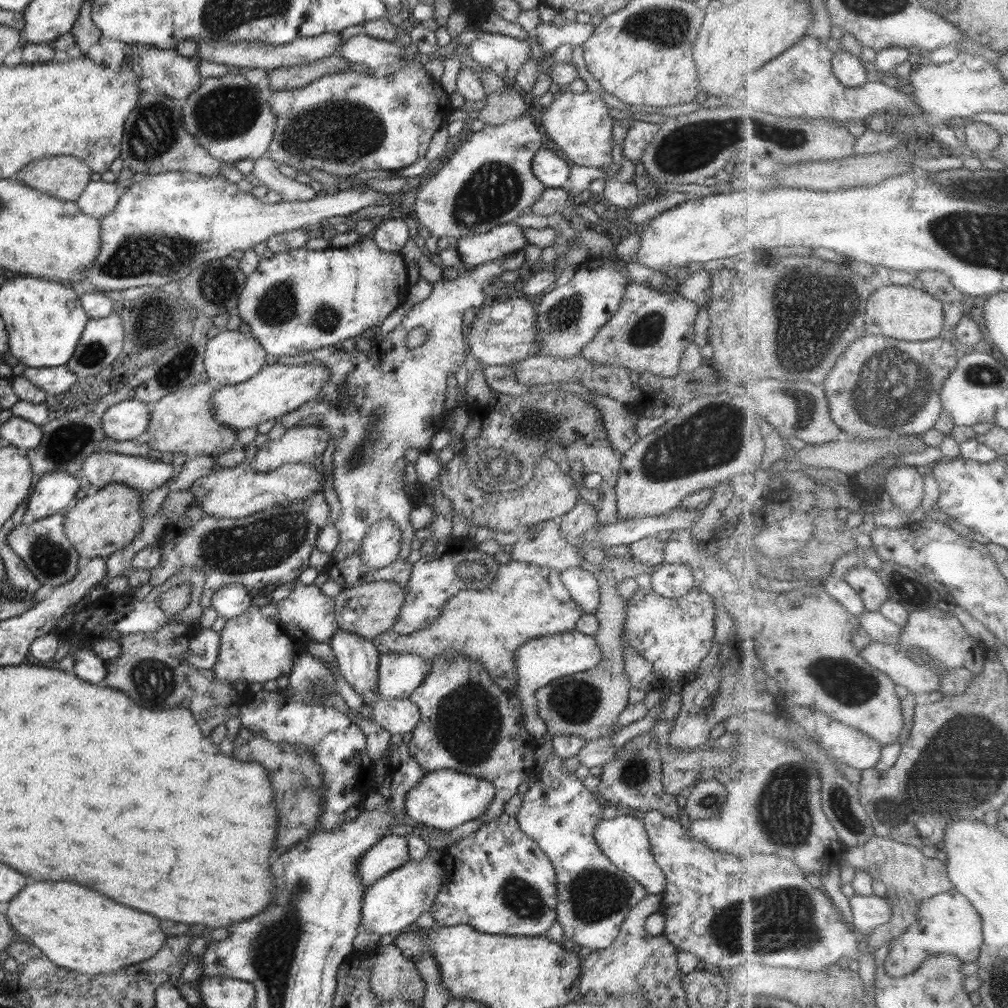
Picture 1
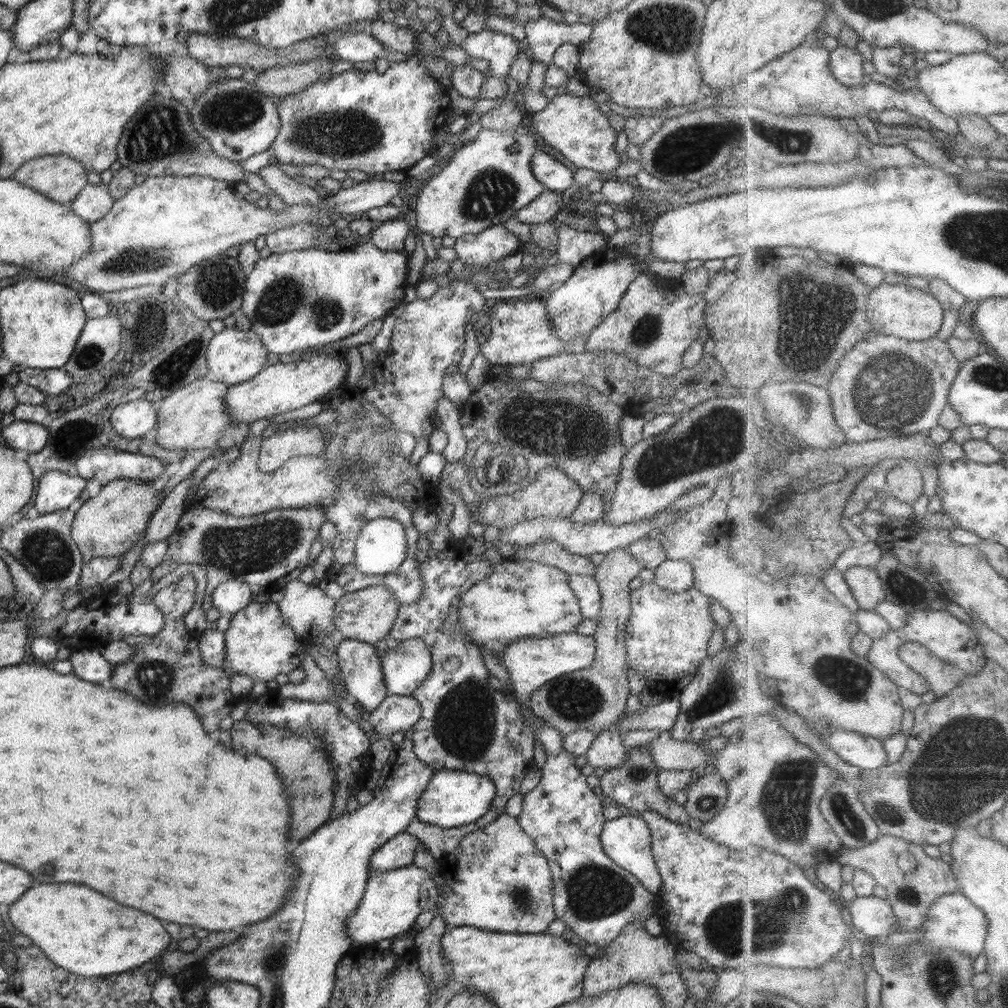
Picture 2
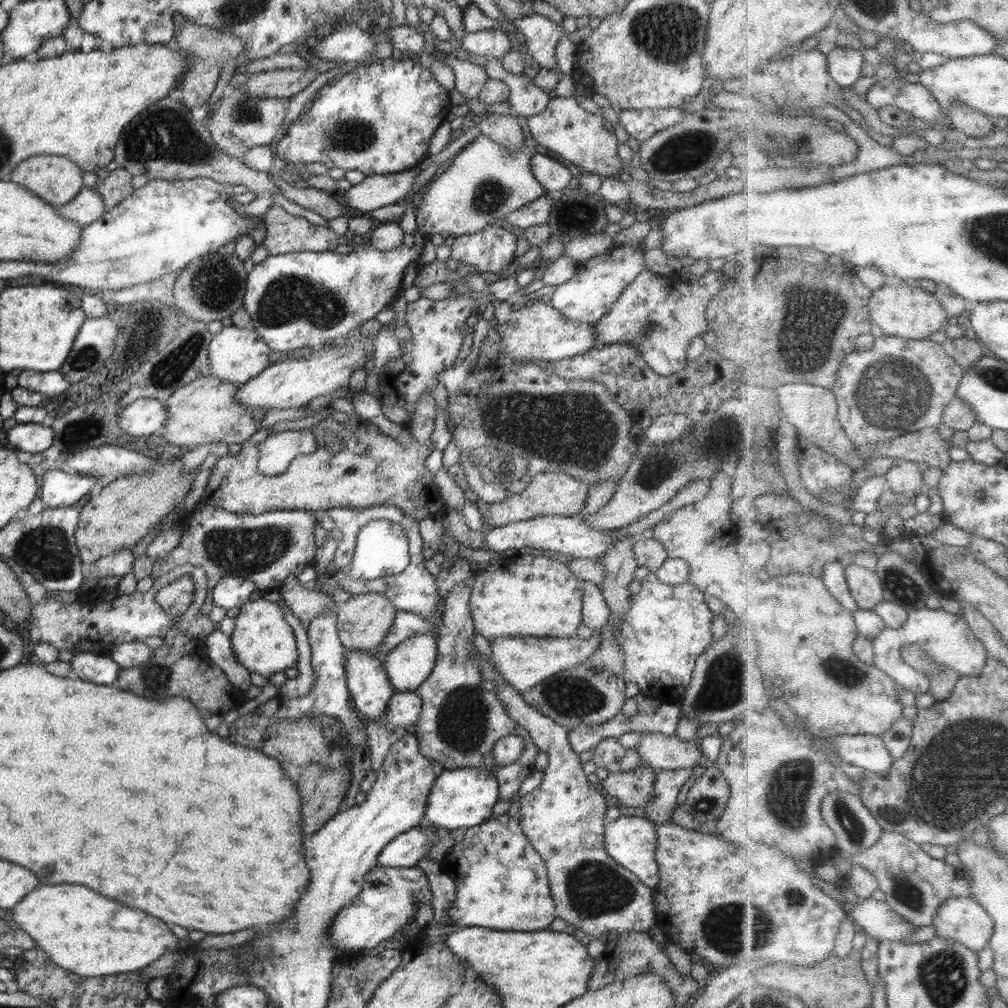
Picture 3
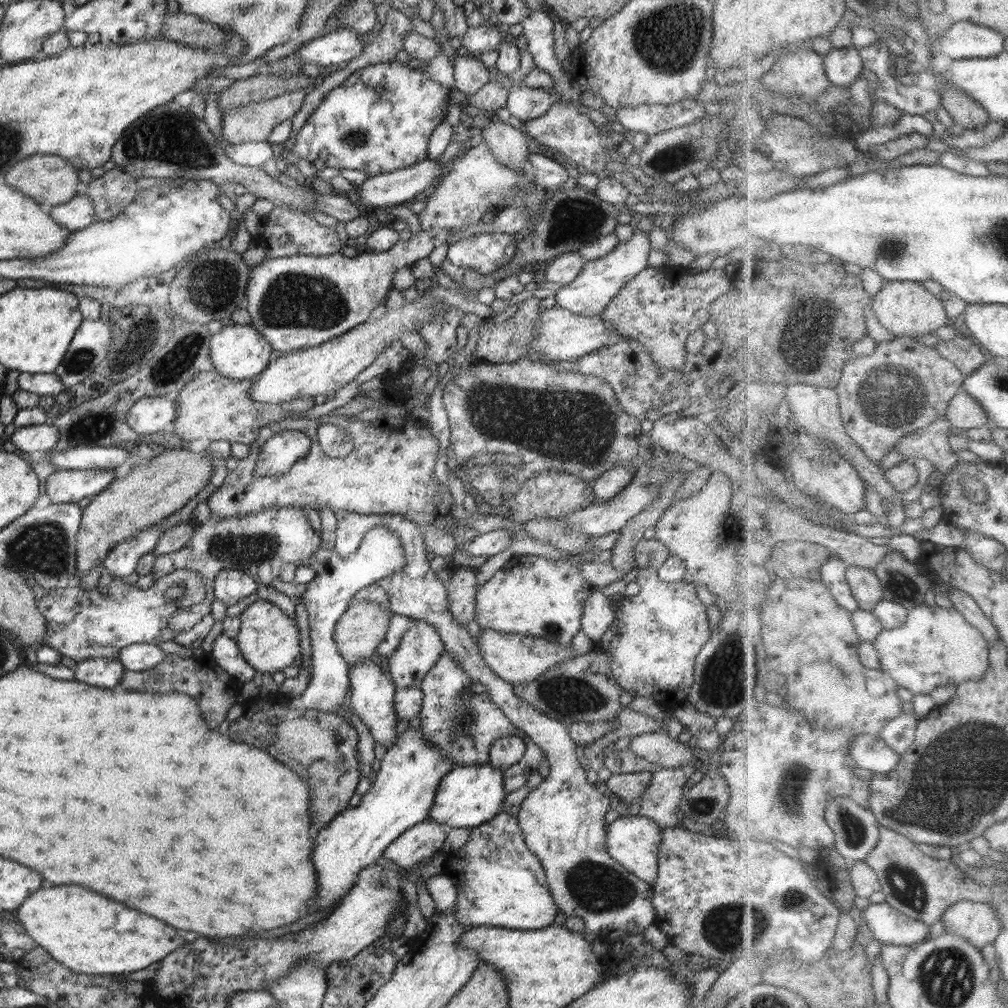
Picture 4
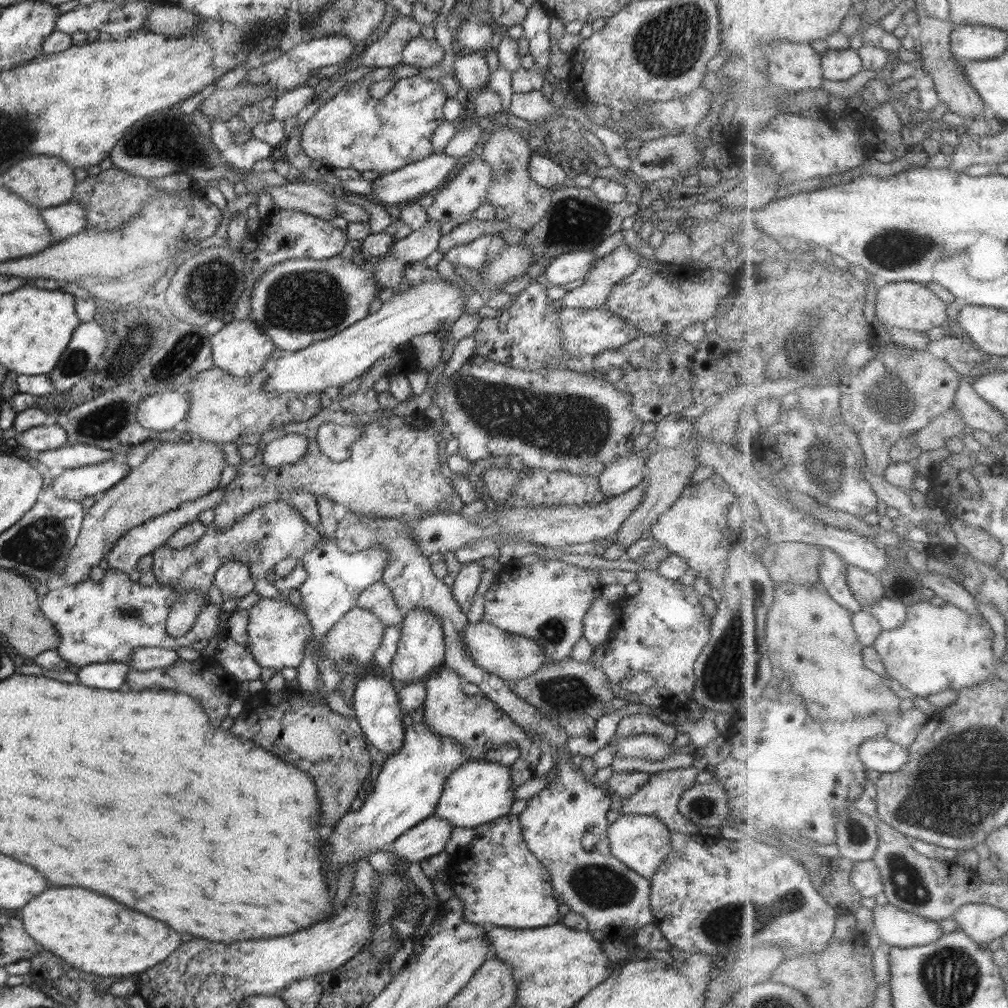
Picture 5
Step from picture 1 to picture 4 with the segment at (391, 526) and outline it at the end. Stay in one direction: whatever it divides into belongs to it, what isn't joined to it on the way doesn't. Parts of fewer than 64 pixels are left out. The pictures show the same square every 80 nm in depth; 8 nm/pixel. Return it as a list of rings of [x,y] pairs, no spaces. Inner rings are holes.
[[[379,527],[372,529],[364,536],[354,554],[342,558],[333,548],[321,547],[308,561],[308,566],[315,572],[315,577],[306,584],[306,591],[302,595],[305,609],[308,612],[310,627],[310,644],[312,667],[306,690],[297,697],[291,697],[285,705],[288,708],[308,708],[333,712],[349,720],[352,713],[344,707],[344,696],[349,691],[349,667],[342,658],[336,639],[335,626],[341,614],[350,606],[349,600],[362,588],[386,580],[393,572],[404,568],[407,558],[401,540],[394,532]]]

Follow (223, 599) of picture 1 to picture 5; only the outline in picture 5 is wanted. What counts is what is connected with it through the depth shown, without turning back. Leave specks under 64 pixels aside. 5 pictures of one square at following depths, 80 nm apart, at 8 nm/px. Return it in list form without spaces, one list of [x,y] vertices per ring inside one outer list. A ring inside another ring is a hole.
[[[229,560],[220,565],[212,583],[220,589],[225,600],[250,594],[254,590],[254,582],[248,566],[240,561]]]

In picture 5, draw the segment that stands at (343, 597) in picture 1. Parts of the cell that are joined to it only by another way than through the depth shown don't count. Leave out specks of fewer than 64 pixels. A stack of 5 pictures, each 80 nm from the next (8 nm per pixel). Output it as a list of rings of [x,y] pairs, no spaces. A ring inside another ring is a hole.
[[[354,606],[326,634],[321,642],[311,641],[314,662],[332,660],[347,677],[354,676],[370,665],[382,642],[385,624],[371,610]]]

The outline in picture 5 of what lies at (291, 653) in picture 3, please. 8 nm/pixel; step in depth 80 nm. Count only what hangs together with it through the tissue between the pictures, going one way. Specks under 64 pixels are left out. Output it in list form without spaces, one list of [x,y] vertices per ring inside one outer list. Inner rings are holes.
[[[261,597],[252,608],[248,609],[247,649],[254,656],[254,661],[260,668],[297,668],[302,663],[303,650],[306,640],[312,636],[312,625],[302,609],[292,603]]]

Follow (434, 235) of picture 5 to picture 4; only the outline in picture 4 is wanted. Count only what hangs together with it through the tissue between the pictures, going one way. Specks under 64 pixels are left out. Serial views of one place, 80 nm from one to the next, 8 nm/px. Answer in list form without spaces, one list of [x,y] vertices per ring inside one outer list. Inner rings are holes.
[[[420,230],[408,240],[400,239],[390,250],[380,252],[361,249],[356,257],[346,257],[341,252],[329,255],[295,254],[289,257],[269,258],[249,271],[244,307],[251,316],[252,325],[272,346],[283,354],[321,346],[339,338],[355,326],[366,323],[370,312],[385,302],[388,290],[393,288],[395,272],[413,266],[434,250],[435,232]]]

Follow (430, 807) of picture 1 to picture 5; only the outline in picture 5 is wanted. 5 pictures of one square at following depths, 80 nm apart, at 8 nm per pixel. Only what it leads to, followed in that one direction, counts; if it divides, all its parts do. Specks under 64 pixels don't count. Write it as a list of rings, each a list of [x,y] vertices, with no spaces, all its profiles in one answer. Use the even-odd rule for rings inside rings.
[[[468,760],[446,779],[433,815],[448,821],[454,827],[474,828],[510,813],[510,806],[515,801],[515,790],[509,766],[500,766],[488,760]]]

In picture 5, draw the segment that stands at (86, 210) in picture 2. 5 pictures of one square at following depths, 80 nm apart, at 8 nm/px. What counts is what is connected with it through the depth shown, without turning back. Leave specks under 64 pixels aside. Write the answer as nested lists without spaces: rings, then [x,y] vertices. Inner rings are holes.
[[[78,201],[43,208],[41,215],[53,234],[54,243],[84,231],[87,223],[84,207]]]

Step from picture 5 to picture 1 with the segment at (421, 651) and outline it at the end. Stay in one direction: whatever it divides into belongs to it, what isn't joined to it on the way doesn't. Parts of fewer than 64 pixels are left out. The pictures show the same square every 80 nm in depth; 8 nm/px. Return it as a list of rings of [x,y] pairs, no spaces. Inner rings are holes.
[[[380,654],[377,668],[378,701],[408,699],[421,685],[430,667],[416,654]]]

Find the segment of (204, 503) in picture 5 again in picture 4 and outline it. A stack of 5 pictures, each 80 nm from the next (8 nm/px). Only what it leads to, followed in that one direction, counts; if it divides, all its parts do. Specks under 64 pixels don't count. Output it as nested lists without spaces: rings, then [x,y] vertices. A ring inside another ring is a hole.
[[[161,523],[154,525],[154,527],[148,527],[148,529],[133,536],[130,540],[121,542],[114,550],[111,550],[102,564],[108,574],[113,577],[126,578],[129,574],[134,573],[136,566],[138,566],[137,560],[140,560],[142,555],[152,553],[158,539],[164,532],[168,532]]]

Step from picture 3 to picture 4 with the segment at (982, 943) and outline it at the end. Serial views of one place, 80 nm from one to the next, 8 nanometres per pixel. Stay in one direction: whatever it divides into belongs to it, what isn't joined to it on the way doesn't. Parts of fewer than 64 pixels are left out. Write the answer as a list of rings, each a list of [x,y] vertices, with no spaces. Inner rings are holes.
[[[958,902],[944,914],[945,933],[960,935],[978,948],[994,944],[1004,932],[1004,923],[990,903]]]

